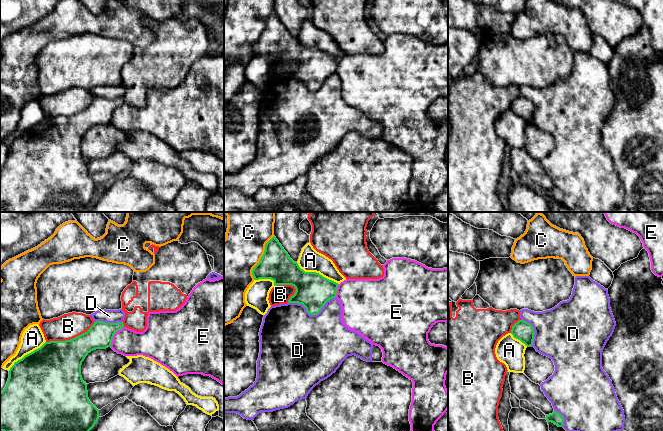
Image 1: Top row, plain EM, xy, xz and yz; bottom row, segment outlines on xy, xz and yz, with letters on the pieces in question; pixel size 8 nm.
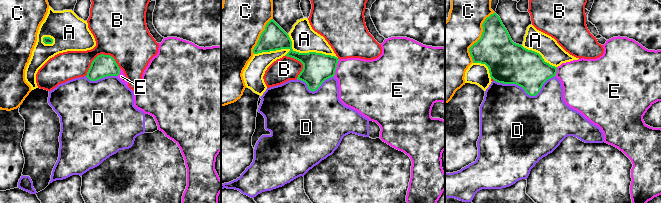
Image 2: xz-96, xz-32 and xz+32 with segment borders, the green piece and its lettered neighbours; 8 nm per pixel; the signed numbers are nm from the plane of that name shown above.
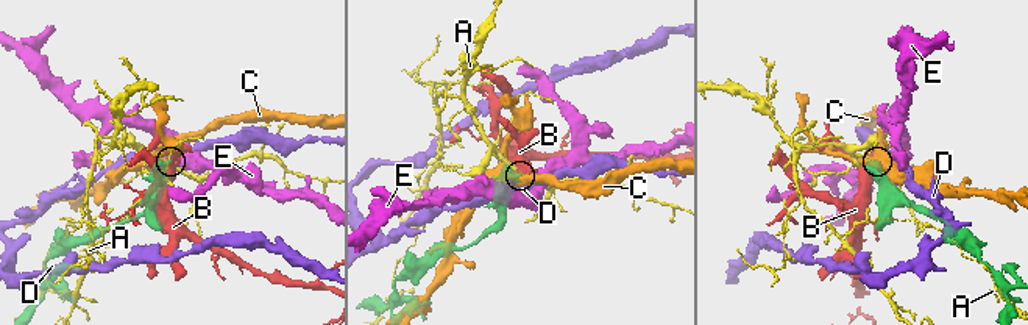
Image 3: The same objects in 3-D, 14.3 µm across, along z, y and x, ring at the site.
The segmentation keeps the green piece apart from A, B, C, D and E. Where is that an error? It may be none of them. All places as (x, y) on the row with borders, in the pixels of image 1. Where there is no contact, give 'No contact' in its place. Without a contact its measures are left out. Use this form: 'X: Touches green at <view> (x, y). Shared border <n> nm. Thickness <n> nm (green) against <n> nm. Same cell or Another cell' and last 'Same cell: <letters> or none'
A: Touches green at xz (317, 273). Shared border 380 nm. Thickness 280 nm (green) against 180 nm. Another cell
B: Touches green at xy (70, 339). Shared border 420 nm. Thickness 400 nm (green) against 200 nm. Another cell
C: Touches green at xz (261, 257). Shared border 400 nm. Thickness 260 nm (green) against 360 nm. Another cell
D: Touches green at xz (312, 314). Shared border 380 nm. Thickness 280 nm (green) against 500 nm. Another cell
E: Touches green at xy (113, 336). Shared border 200 nm. Thickness 200 nm (green) against 220 nm. Another cell
Same cell: none

